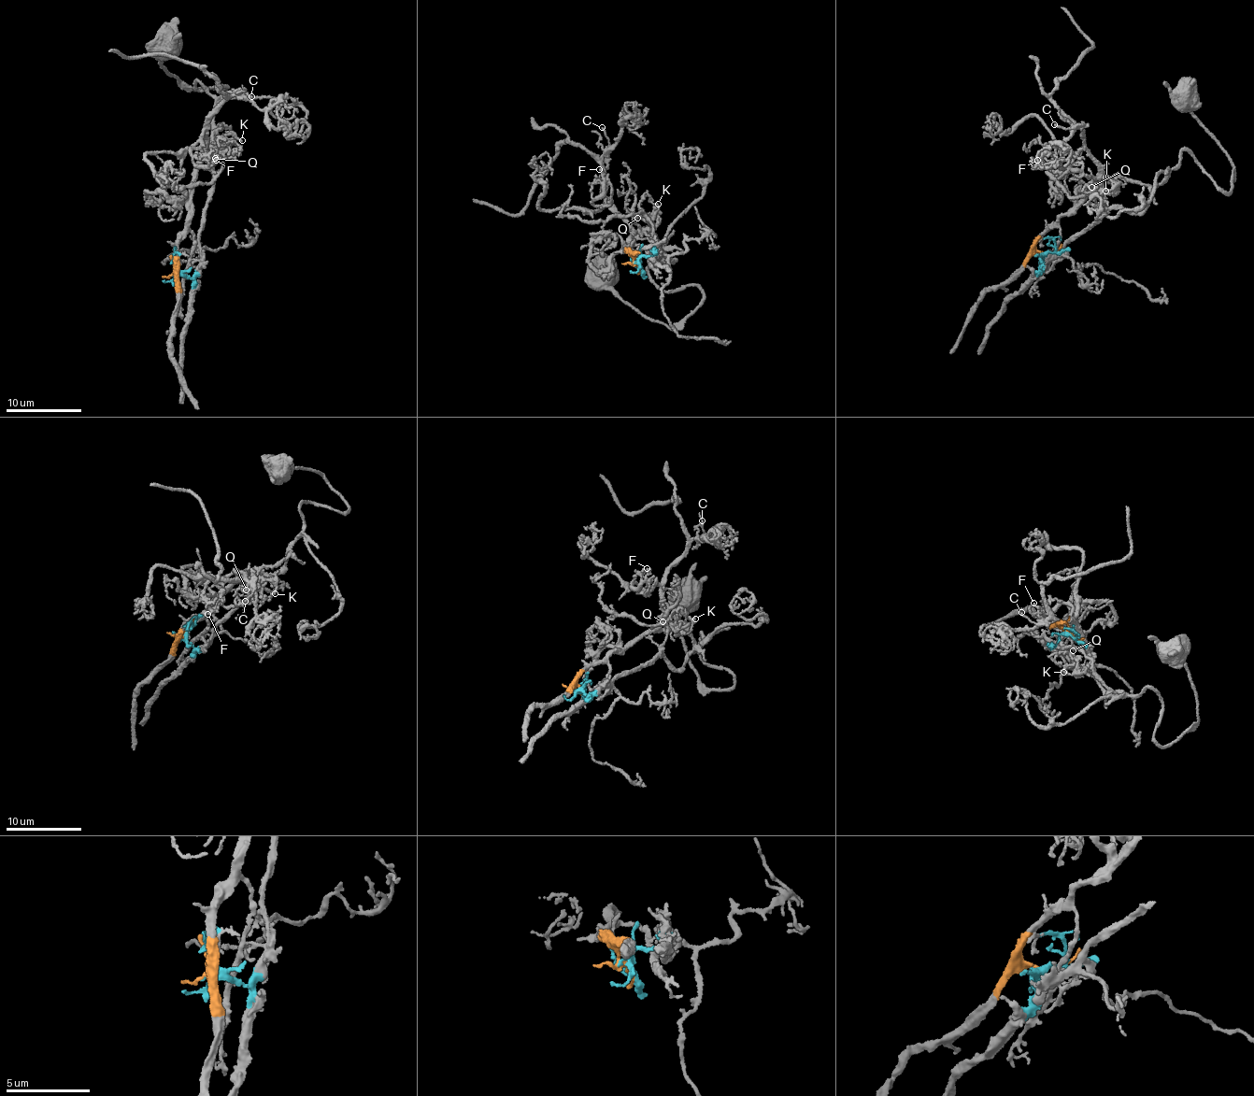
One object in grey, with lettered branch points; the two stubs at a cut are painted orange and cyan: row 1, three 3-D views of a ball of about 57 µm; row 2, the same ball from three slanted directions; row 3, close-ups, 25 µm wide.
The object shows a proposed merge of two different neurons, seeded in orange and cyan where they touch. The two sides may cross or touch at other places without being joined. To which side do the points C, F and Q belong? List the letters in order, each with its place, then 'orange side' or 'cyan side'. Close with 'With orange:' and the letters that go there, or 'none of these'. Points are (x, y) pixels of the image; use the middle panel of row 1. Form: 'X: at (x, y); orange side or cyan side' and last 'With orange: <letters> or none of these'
C: at (602, 127); orange side
F: at (599, 169); orange side
Q: at (637, 218); orange side
With orange: C, F, Q

